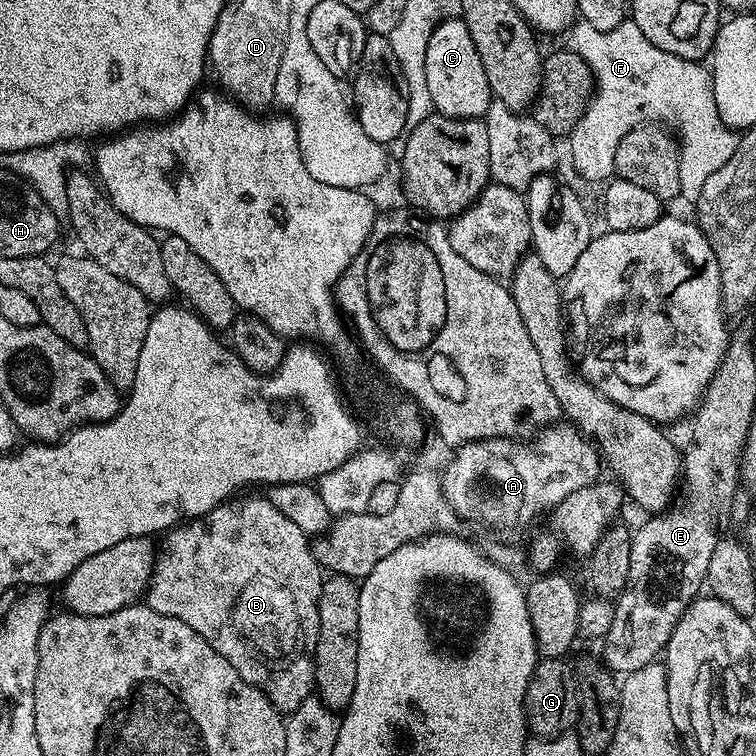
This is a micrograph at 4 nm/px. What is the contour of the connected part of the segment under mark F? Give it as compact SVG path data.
M630 18L606 33L599 33L592 26L577 22L568 29L566 39L567 51L578 53L588 63L594 77L592 99L588 101L587 110L566 140L572 151L572 164L577 174L584 180L607 182L613 179L614 154L618 150L618 142L626 138L628 131L653 122L667 122L674 129L680 145L680 196L688 199L688 202L695 202L702 194L702 186L706 186L706 178L730 162L738 143L737 133L724 125L714 102L711 71L703 63L658 50L658 46L654 46L654 42L650 42Z

